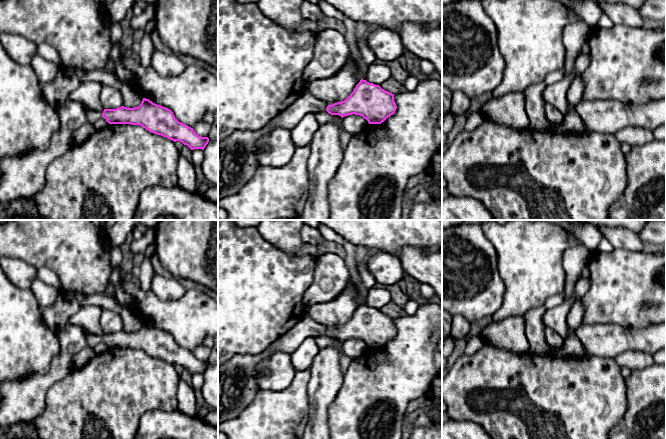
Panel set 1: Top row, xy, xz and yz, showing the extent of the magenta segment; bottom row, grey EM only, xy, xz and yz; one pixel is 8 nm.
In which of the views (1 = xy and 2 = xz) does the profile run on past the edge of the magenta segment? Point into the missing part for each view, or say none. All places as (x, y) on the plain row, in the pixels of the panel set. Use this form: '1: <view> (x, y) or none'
1: xy (23, 400)
2: xz (237, 383)

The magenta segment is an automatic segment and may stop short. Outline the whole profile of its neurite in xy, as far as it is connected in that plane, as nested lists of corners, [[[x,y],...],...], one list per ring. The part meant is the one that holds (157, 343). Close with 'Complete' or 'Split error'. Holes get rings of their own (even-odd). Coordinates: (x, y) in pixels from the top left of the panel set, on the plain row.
[[[146,322],[138,331],[121,330],[104,333],[102,337],[83,327],[67,324],[57,332],[57,336],[60,352],[53,358],[46,374],[29,375],[1,384],[3,398],[0,402],[0,430],[17,423],[33,424],[45,409],[48,390],[69,373],[71,358],[83,348],[94,347],[102,341],[109,348],[140,349],[151,357],[174,366],[180,365],[191,374],[204,374],[209,366],[208,361],[199,360],[193,352],[179,346],[170,333]]]. Split error

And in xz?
[[[361,303],[353,316],[341,326],[327,329],[305,315],[287,333],[259,354],[236,354],[218,367],[218,426],[237,416],[249,405],[259,391],[256,365],[273,351],[293,353],[309,338],[327,335],[342,342],[360,339],[369,348],[381,348],[397,333],[394,318],[379,309]]]. Split error

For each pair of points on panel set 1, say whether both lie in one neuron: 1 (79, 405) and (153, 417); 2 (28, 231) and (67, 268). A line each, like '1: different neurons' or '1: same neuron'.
1: different neurons
2: same neuron

